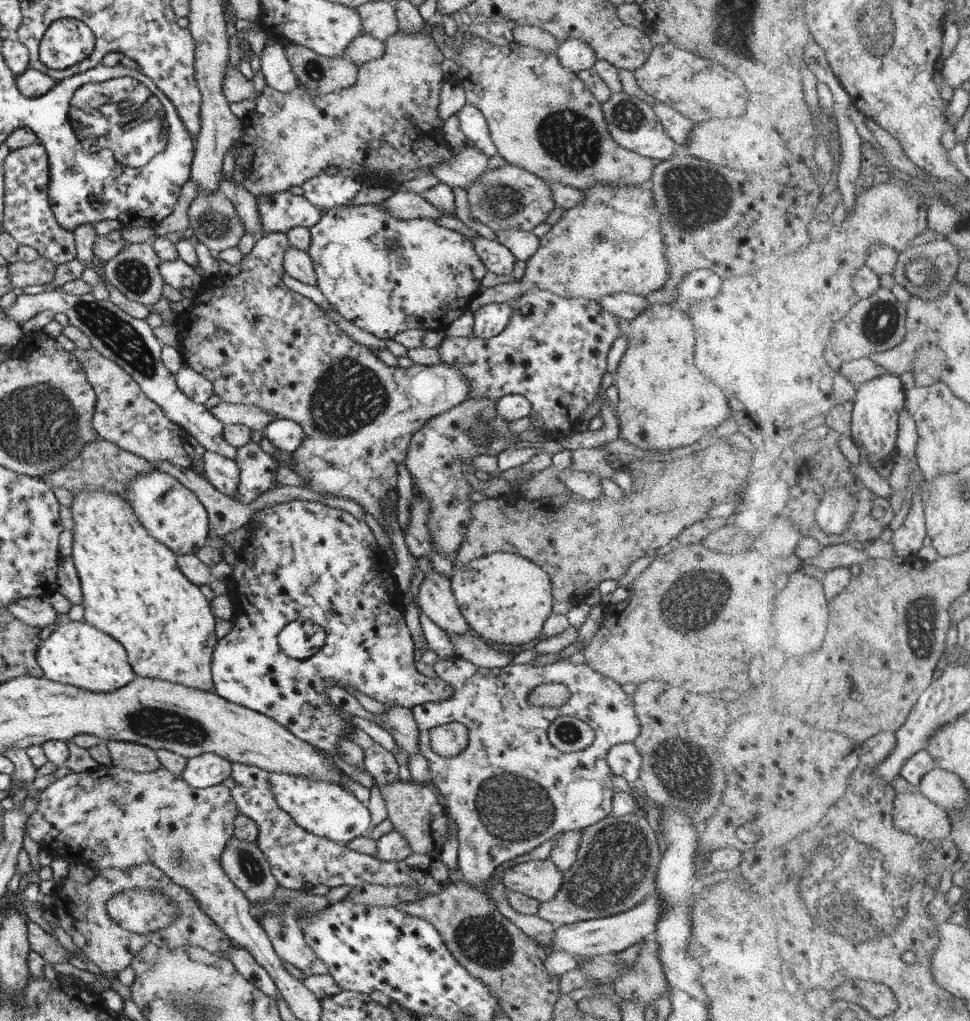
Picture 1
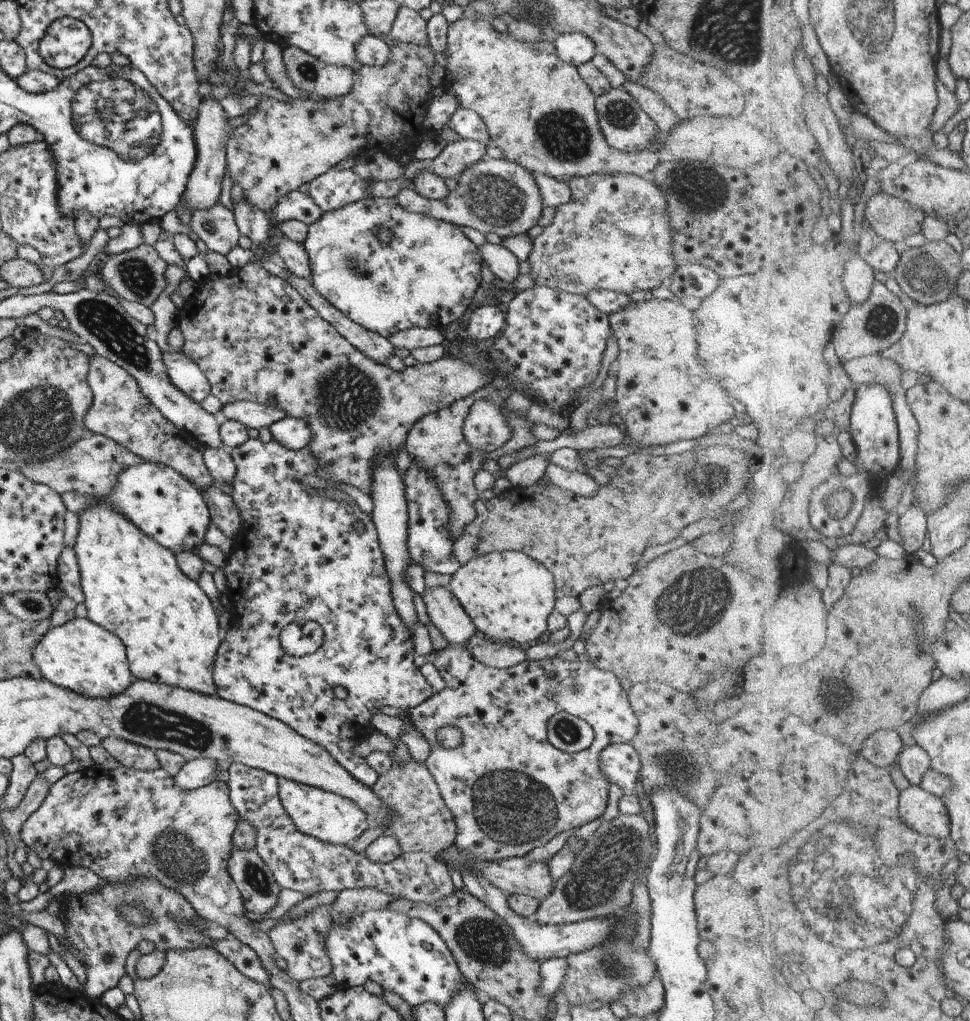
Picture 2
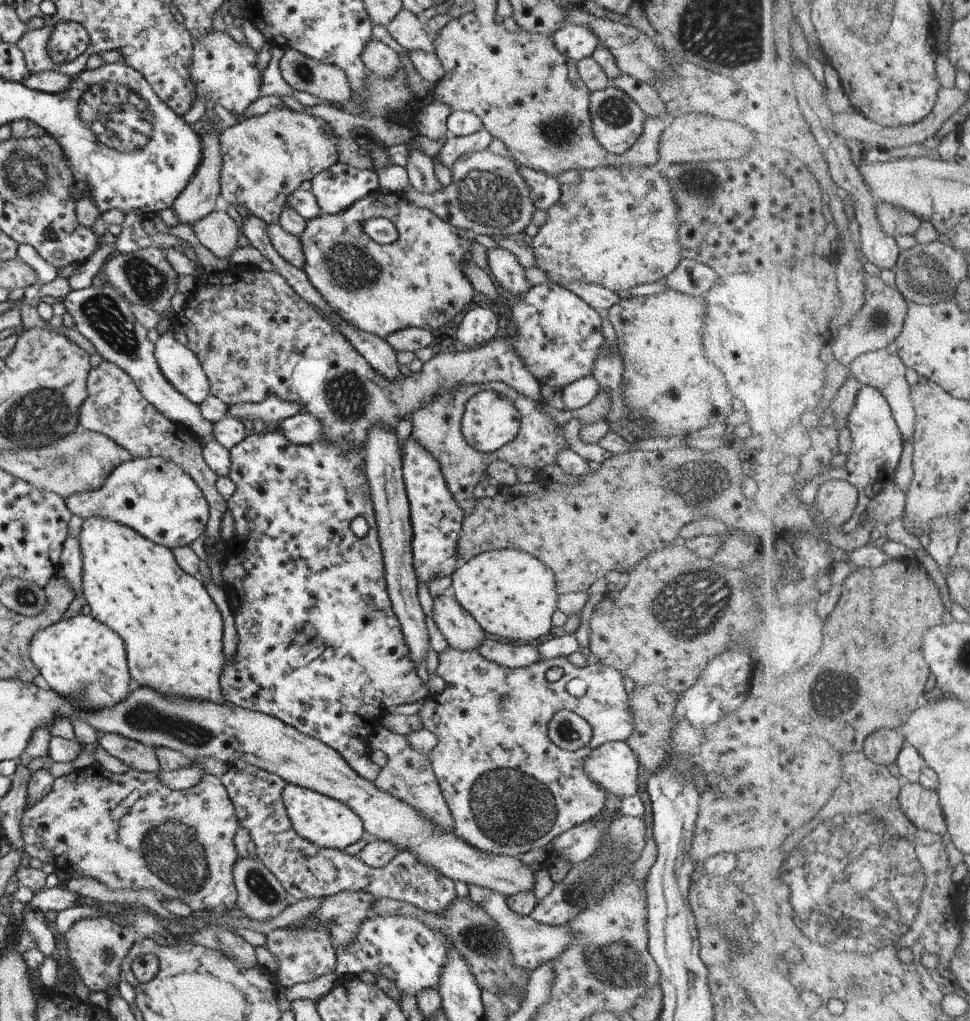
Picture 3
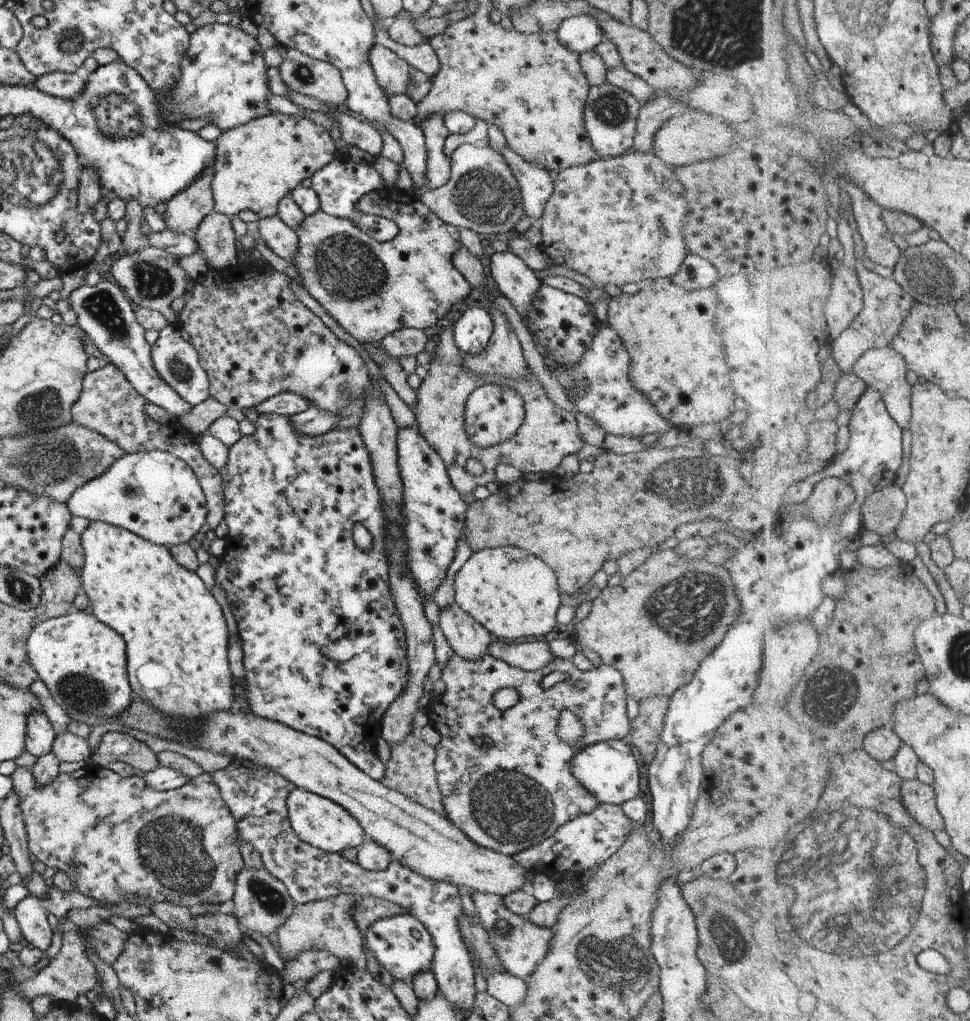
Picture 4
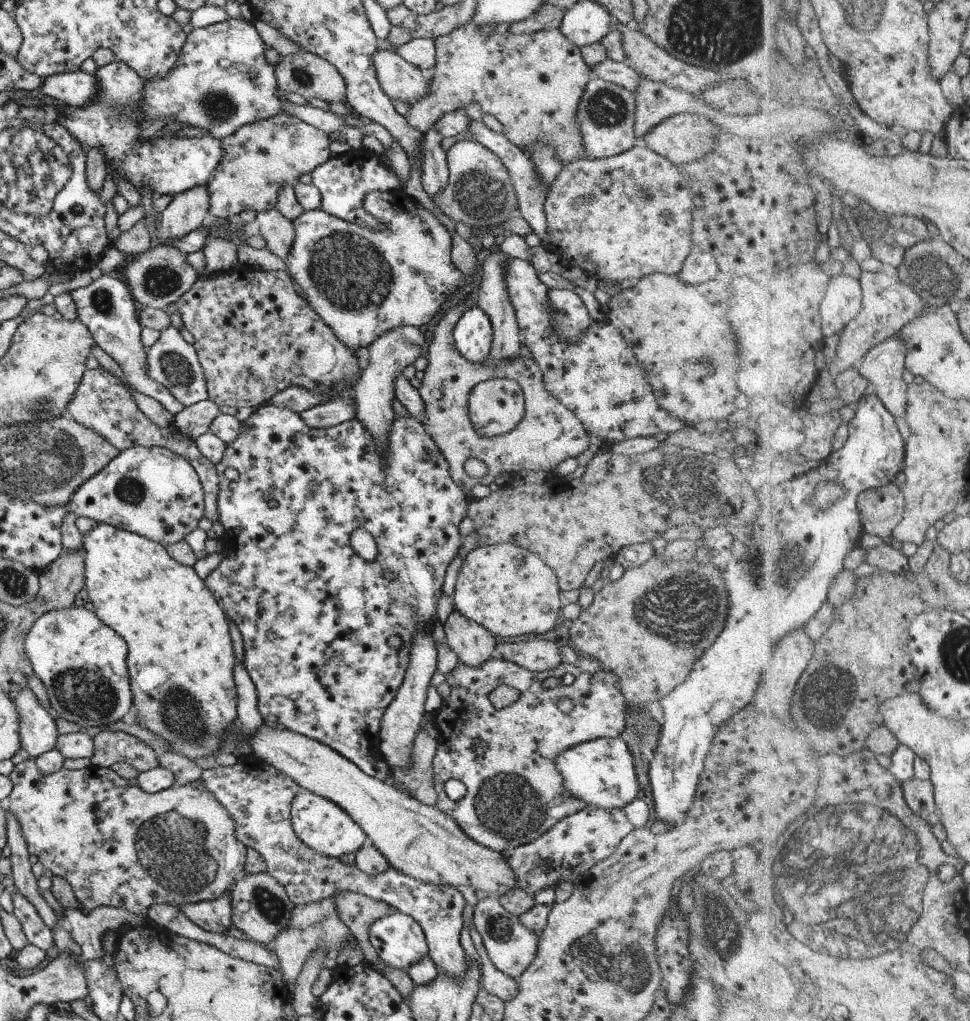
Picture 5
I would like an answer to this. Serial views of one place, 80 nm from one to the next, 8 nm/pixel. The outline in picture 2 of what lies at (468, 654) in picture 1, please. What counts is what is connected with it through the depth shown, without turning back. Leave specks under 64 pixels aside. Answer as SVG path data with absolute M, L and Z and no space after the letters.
M478 632L469 638L469 644L465 644L464 648L469 650L475 660L492 668L505 669L527 661L525 650L517 646L496 644Z

